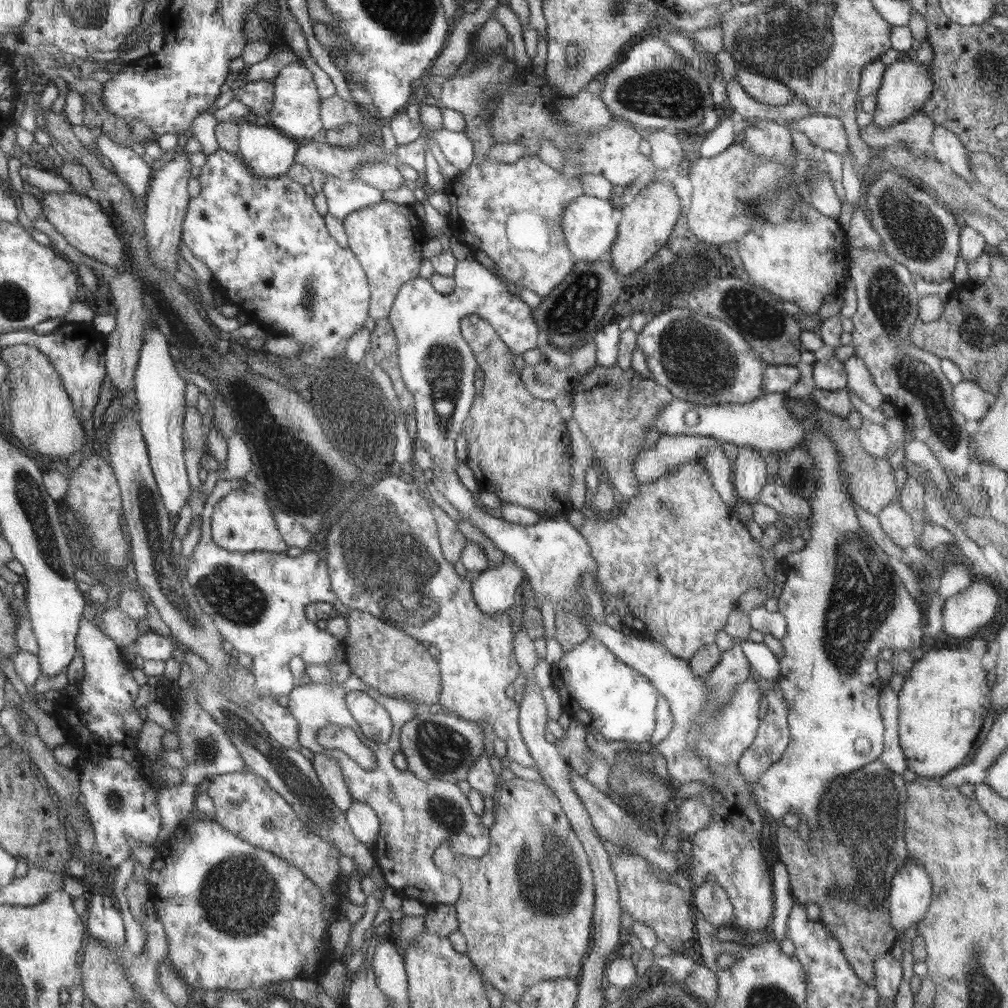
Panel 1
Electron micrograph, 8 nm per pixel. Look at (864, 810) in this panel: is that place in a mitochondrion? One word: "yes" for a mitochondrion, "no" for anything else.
yes

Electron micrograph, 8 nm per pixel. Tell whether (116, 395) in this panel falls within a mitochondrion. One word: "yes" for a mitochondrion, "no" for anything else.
no

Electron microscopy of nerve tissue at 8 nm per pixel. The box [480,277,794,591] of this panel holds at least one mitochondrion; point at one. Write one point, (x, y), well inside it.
(694, 358)

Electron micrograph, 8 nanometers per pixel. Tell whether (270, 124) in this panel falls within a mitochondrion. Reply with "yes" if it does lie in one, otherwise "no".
no

